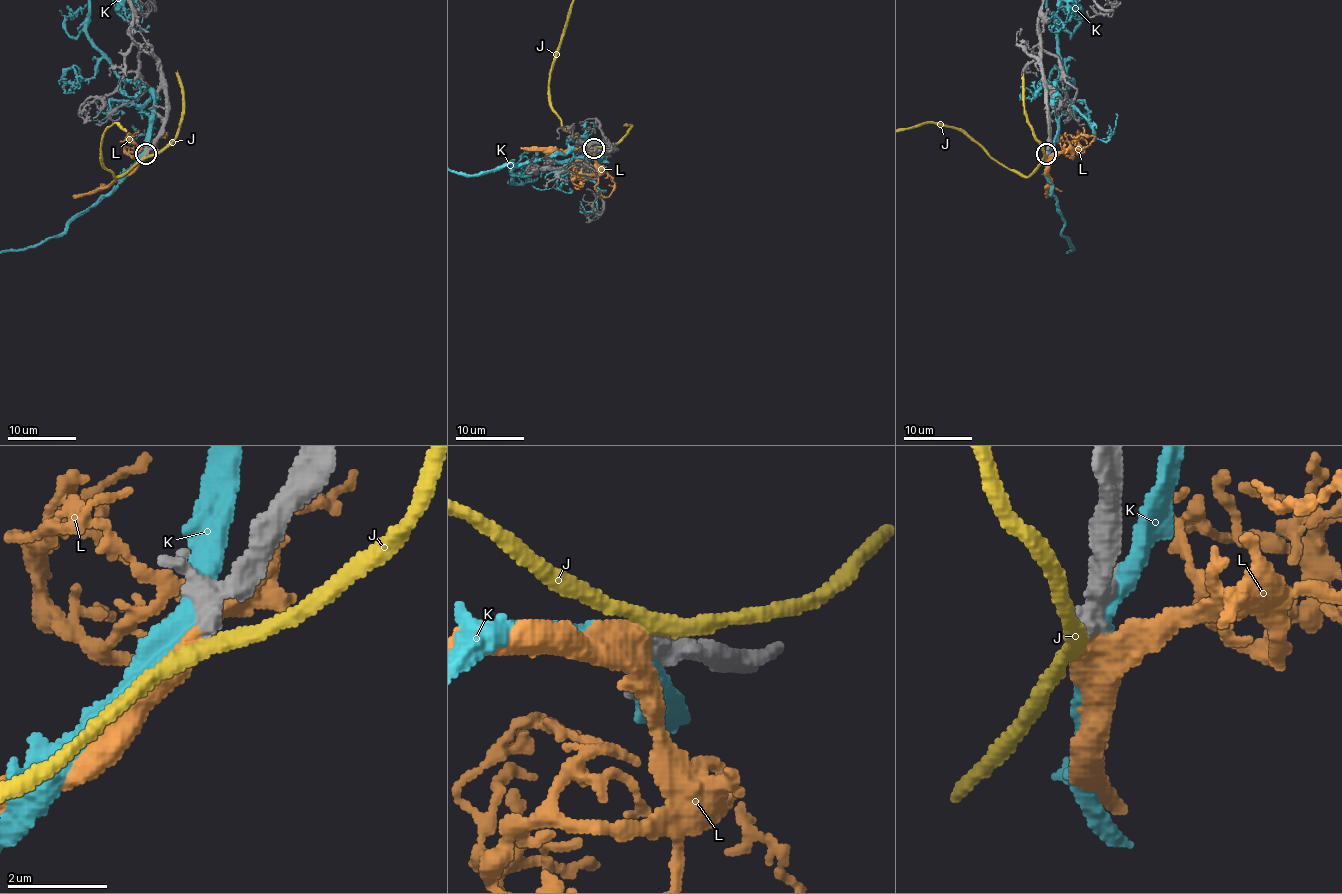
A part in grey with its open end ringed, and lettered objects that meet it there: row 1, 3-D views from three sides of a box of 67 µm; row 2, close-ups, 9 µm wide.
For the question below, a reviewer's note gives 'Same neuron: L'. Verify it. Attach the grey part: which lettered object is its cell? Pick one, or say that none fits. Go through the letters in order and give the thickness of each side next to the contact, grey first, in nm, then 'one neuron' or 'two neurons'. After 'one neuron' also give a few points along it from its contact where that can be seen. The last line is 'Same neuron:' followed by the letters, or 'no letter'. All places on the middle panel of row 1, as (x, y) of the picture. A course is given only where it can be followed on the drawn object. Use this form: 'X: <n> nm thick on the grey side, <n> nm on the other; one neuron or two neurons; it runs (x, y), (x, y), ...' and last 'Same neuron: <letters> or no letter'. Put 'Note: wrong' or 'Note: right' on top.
Note: right
J: 320 nm thick on the grey side, 320 nm on the other; two neurons
K: 440 nm thick on the grey side, 440 nm on the other; two neurons
L: 340 nm thick on the grey side, 400 nm on the other; one neuron; it runs (594, 149), (595, 188), (604, 197), (611, 194), (614, 185), (606, 171)
Same neuron: L

